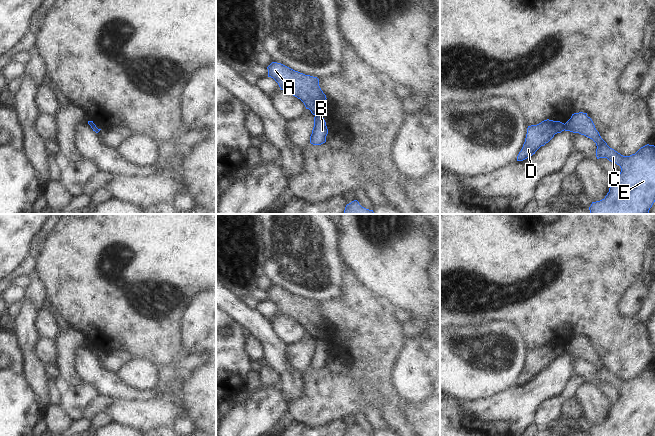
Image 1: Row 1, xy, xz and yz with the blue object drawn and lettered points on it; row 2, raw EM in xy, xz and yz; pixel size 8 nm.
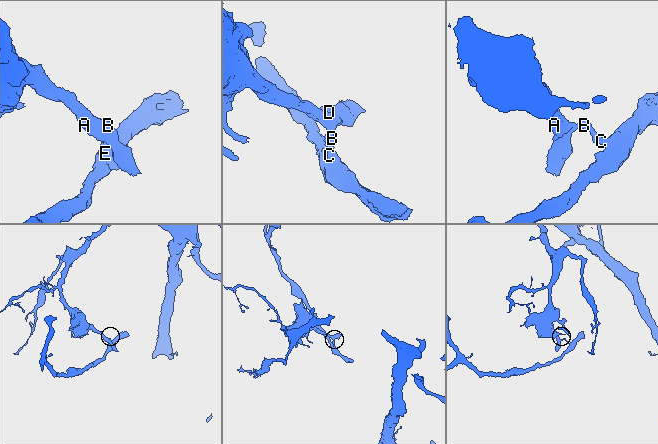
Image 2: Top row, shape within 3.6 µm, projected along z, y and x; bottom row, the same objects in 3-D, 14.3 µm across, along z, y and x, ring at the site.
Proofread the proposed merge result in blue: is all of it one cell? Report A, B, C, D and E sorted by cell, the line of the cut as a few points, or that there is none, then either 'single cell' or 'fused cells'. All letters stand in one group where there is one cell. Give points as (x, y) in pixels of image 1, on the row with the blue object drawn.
A D / B C E; cut in yz along (564, 124), (565, 129); fused cells

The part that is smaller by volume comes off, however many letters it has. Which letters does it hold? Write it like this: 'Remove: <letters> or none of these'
Remove: B, C, E

